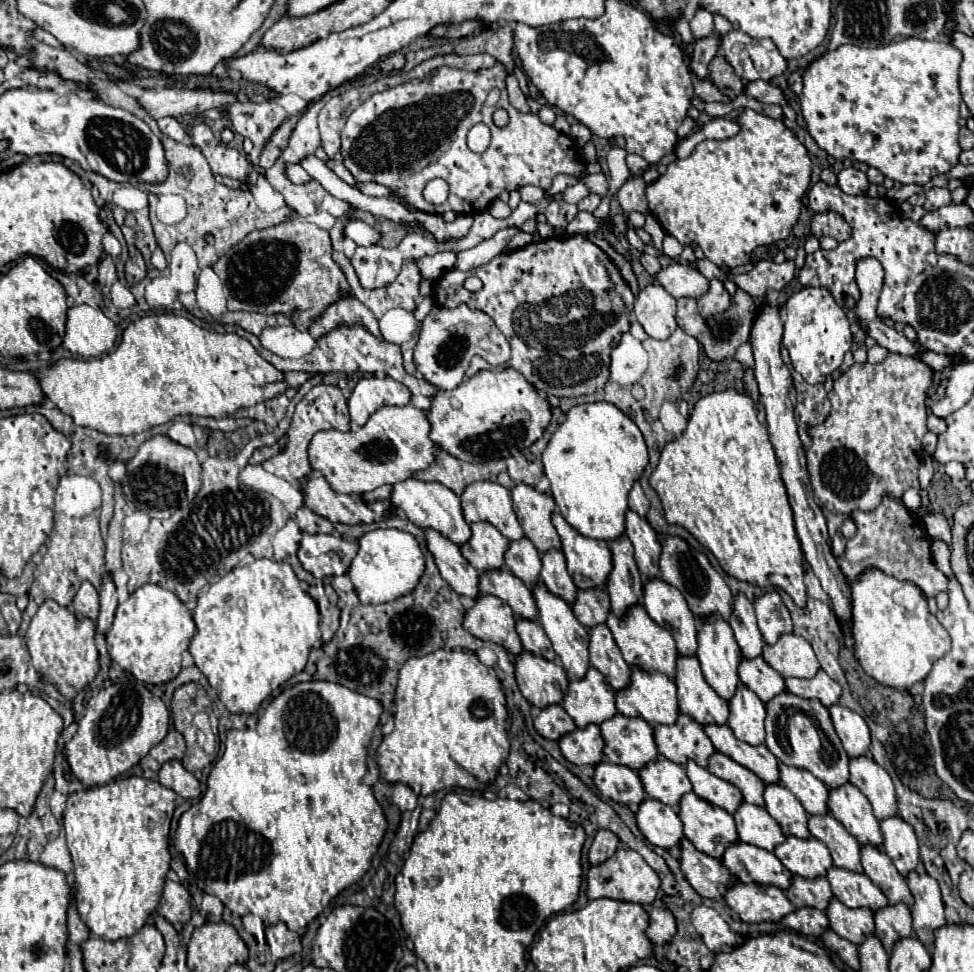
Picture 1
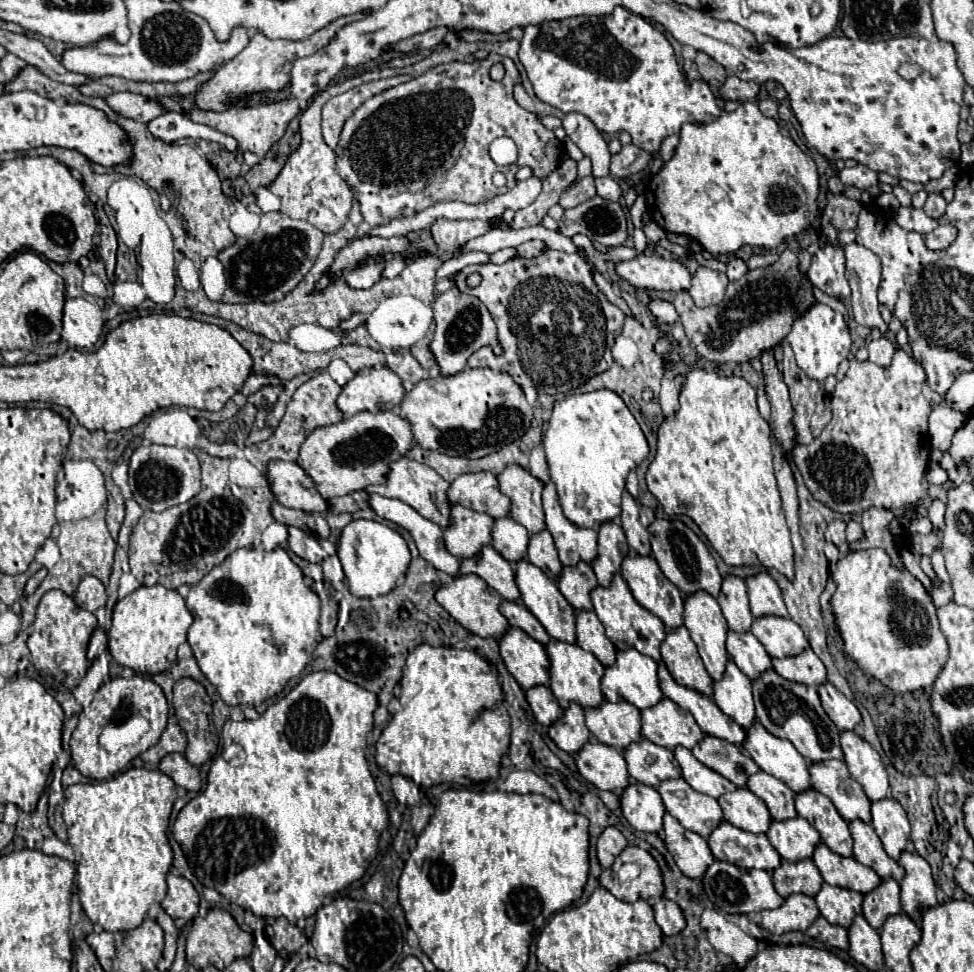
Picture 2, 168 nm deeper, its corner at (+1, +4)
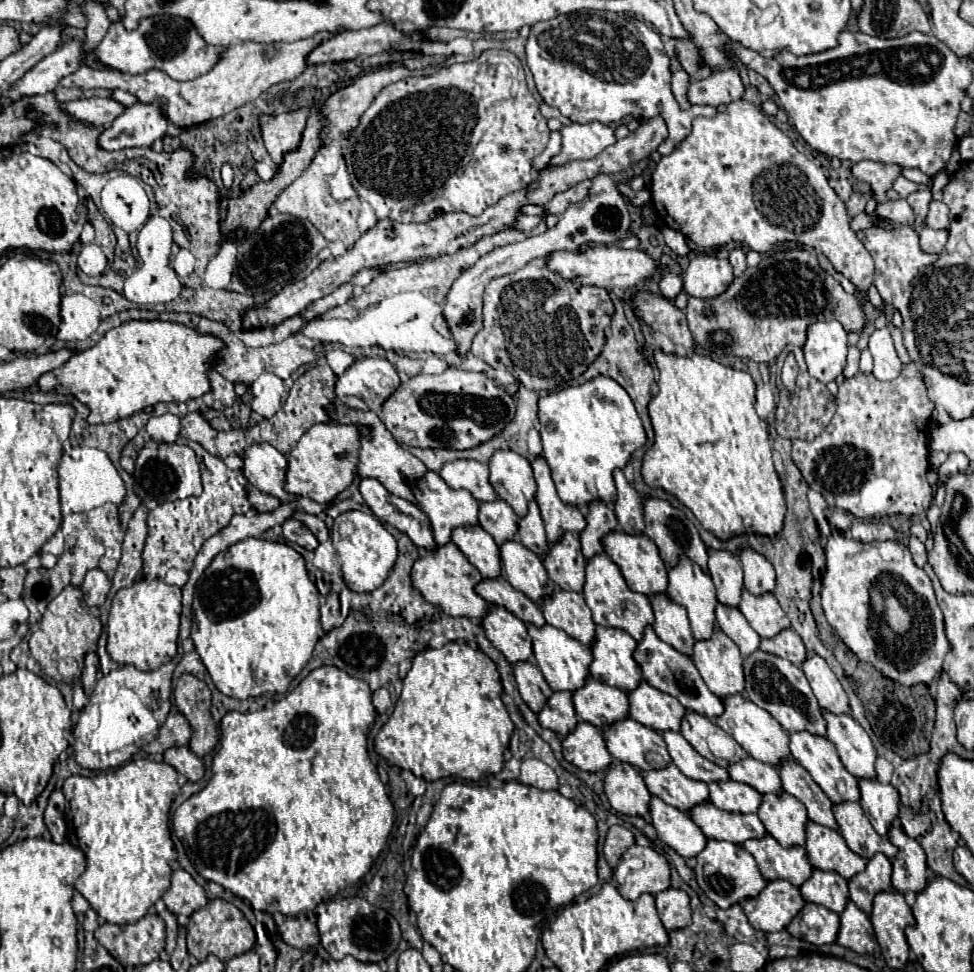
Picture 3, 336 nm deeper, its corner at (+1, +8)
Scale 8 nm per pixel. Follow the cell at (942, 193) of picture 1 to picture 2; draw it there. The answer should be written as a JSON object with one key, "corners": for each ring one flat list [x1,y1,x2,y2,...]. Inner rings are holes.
{"corners":[[930,192,930,194,928,194,928,200,926,200,926,204,924,204,924,212,926,212,930,218,936,218,936,220,944,218,944,212,946,212,946,202,944,202,944,198,942,198,940,194]]}

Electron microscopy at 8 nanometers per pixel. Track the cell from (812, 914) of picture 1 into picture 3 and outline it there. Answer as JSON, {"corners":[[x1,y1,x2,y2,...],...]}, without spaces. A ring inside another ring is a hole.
{"corners":[[786,880,768,882,768,886,756,896,742,902,748,922,762,932,780,932,802,910,804,898,798,886]]}

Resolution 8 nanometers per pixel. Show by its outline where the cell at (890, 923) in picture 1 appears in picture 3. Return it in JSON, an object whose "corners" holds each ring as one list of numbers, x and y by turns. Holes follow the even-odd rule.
{"corners":[[876,854,868,860,864,872,856,874,850,882,850,900,866,914,872,912,874,896,892,890,892,864,884,854]]}

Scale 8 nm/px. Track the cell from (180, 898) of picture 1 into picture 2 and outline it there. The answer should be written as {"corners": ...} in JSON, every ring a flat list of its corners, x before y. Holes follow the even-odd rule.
{"corners":[[168,874,168,894,162,900,162,908,172,918,184,918,186,922,194,920,198,916,198,902,198,892,190,880,184,876]]}

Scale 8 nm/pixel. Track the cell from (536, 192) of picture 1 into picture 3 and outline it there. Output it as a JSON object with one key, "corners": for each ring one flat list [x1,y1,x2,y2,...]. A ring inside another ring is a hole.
{"corners":[[572,122,568,126,562,126,560,132,562,132,562,150,556,156,552,156,548,166,564,166,570,160,594,158,616,142,614,130,600,122,588,124]]}

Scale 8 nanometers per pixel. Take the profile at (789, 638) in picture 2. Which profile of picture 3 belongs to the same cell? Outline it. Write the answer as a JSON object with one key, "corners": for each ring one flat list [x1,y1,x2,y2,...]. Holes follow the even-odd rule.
{"corners":[[744,590,738,610,744,614,748,624,762,638,774,638,778,632,782,632,782,630,792,626,788,616,780,608,778,600,774,598,774,594,750,596,750,592]]}

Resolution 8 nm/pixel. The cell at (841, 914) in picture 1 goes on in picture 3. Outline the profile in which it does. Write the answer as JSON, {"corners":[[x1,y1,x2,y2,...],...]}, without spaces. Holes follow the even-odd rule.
{"corners":[[814,870,812,878,806,880,802,886,802,896,806,902,814,902,820,904,836,914,840,914,846,904,850,902,850,894,848,894,848,882,838,876,836,872,822,872,822,870]]}

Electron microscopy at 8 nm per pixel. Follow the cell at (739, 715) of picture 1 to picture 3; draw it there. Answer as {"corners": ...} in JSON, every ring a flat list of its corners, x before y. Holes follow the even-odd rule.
{"corners":[[716,628,714,636,694,644,694,664,704,684,720,700,744,692,744,670,738,646]]}

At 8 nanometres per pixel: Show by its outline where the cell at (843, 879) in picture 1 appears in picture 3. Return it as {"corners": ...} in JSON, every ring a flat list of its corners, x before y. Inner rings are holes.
{"corners":[[808,822,806,826,806,852,814,868,824,872,838,872,842,878,850,880,866,868,866,860,846,846,836,830]]}

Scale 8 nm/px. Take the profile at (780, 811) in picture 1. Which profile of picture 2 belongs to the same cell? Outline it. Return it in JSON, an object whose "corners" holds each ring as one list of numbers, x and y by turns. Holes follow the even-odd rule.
{"corners":[[760,770,754,776,750,776,750,780,746,782,746,788,764,800,774,820,788,820,796,816,794,792,778,778]]}

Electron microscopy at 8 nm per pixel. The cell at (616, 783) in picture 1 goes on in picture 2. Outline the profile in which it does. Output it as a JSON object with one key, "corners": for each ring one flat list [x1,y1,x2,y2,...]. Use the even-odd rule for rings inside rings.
{"corners":[[590,740,576,754,576,768,582,778,600,790,622,790,630,784,624,756,602,742]]}

